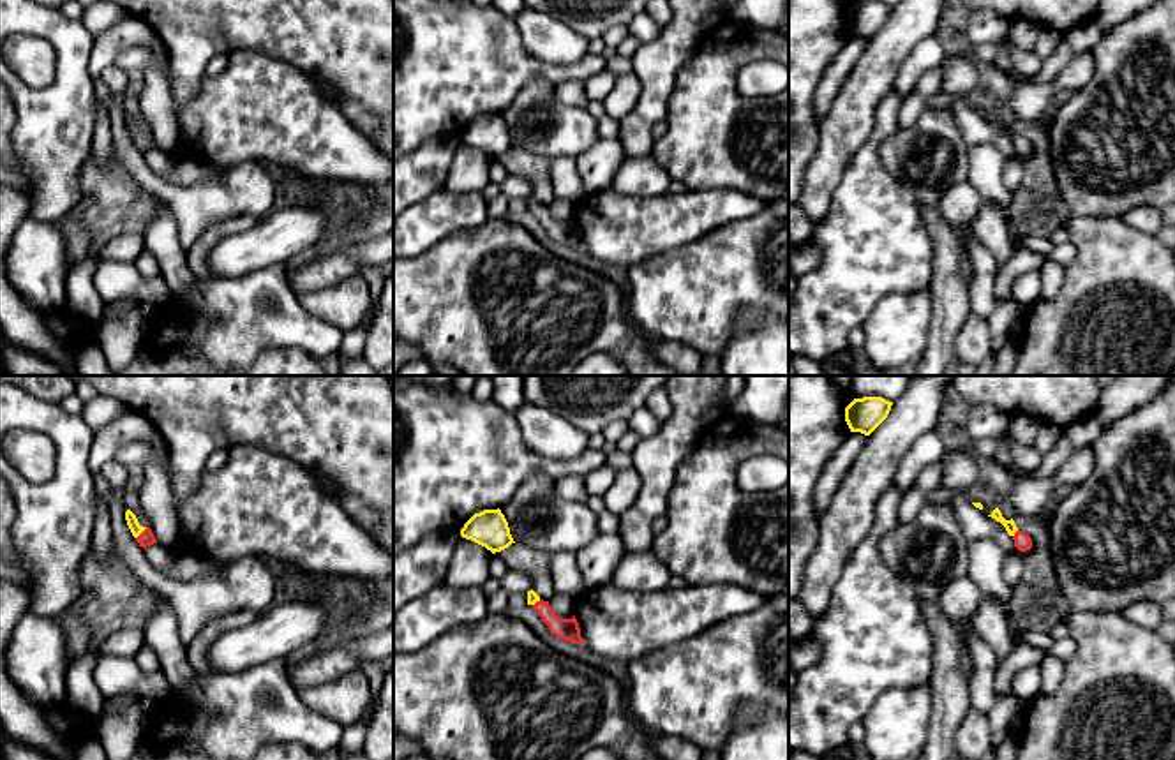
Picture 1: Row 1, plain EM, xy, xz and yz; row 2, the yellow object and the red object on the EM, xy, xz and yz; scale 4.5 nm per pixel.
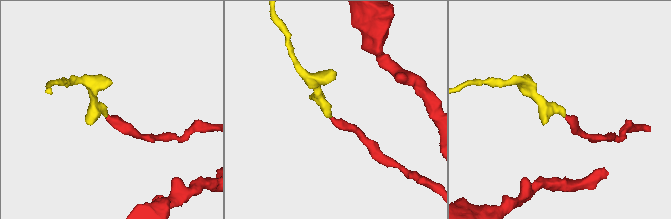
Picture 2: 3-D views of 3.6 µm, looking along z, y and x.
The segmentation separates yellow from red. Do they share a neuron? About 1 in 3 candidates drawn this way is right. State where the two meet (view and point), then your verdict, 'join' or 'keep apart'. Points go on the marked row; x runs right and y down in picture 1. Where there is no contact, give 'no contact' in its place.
xy (142, 531) | join

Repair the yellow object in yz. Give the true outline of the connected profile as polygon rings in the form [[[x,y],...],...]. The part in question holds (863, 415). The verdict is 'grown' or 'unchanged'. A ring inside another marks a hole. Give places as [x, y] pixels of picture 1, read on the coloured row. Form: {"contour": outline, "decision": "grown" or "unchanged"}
{"contour": [[[882,397],[854,399],[845,407],[845,421],[850,432],[870,436],[889,414],[893,402]]], "decision": "unchanged"}

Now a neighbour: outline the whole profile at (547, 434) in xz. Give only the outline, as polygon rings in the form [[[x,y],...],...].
[[[524,402],[515,420],[524,443],[545,458],[570,460],[588,450],[589,434],[545,407]]]

